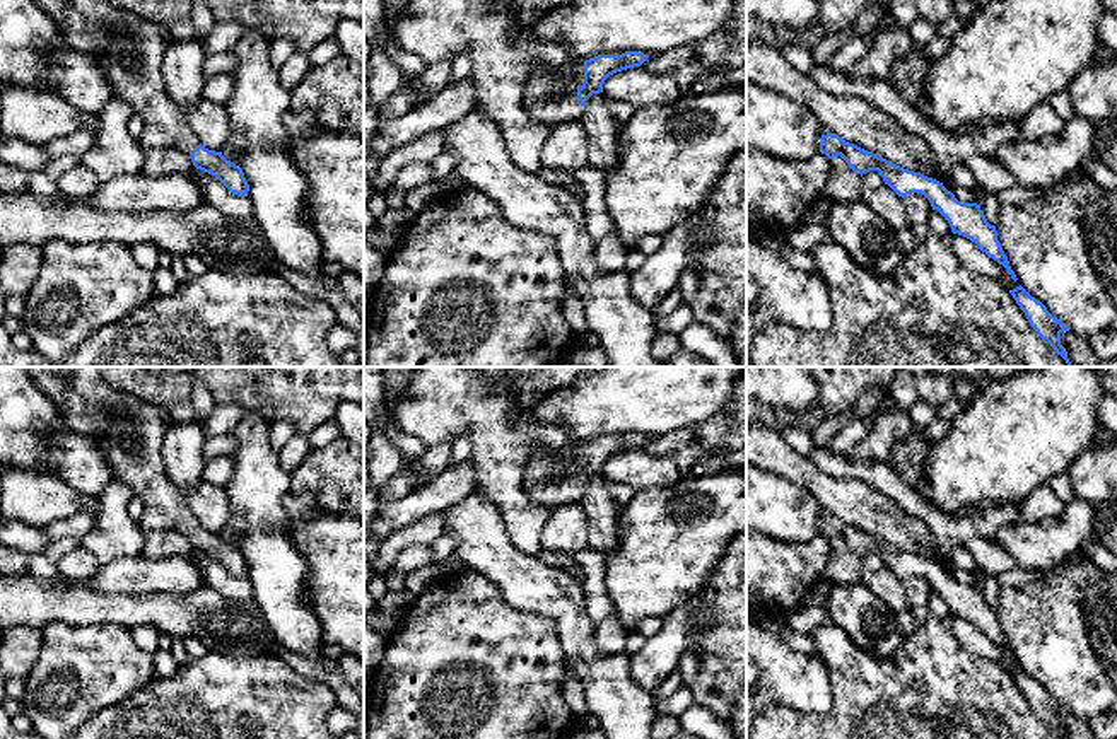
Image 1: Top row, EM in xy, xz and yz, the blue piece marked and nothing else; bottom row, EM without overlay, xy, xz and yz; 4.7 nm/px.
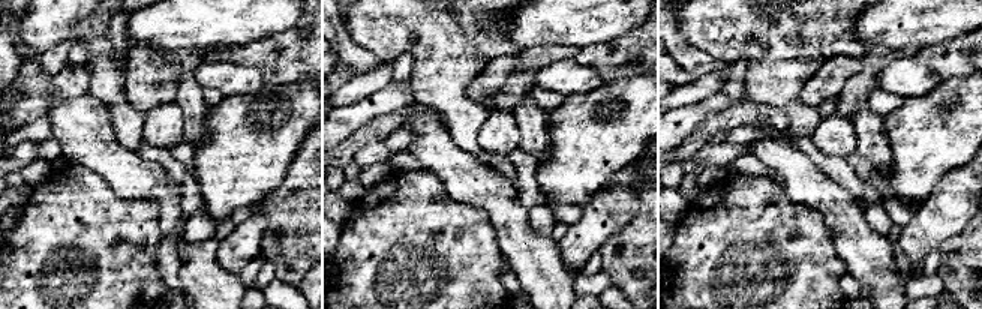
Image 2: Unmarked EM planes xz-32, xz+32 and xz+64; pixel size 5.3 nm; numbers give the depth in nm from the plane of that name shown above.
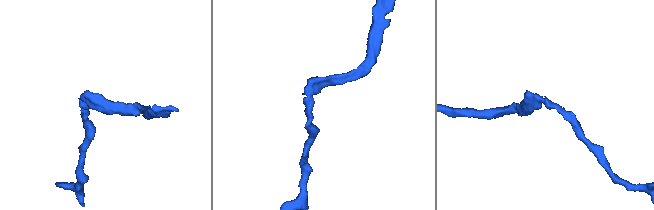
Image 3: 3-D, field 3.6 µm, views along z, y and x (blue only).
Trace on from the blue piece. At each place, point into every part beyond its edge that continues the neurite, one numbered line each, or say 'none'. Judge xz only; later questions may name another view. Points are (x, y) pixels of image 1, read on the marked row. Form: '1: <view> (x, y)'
1: xz (540, 103)

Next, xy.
1: xy (84, 24)

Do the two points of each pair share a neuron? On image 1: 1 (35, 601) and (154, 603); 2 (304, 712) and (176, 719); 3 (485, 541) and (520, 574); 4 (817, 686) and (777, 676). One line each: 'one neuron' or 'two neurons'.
1: one neuron
2: one neuron
3: one neuron
4: one neuron

